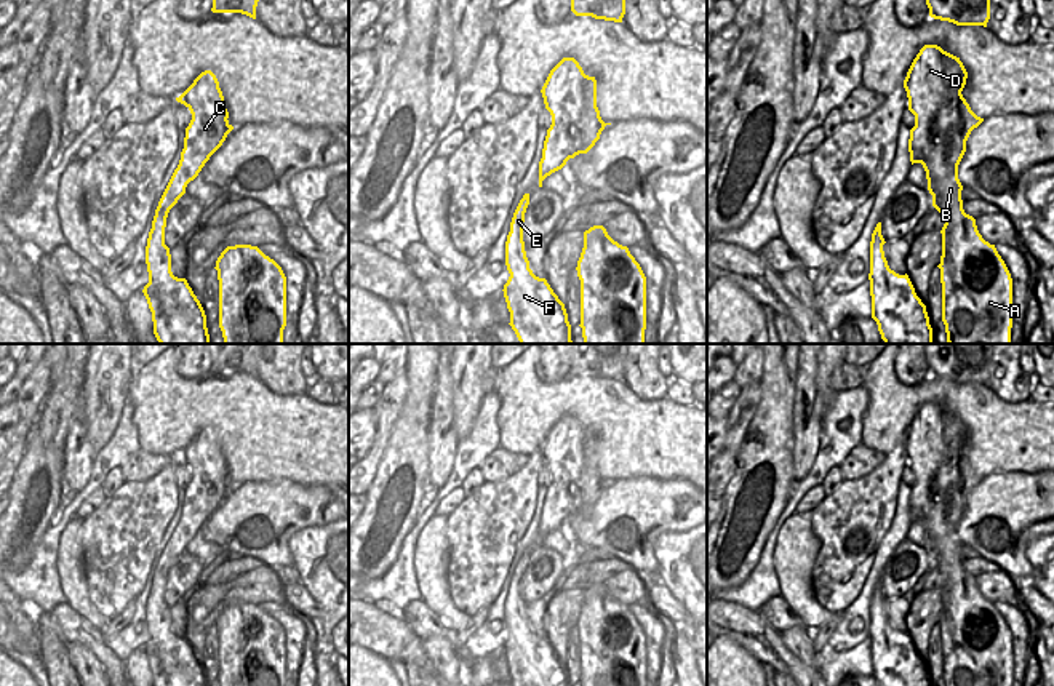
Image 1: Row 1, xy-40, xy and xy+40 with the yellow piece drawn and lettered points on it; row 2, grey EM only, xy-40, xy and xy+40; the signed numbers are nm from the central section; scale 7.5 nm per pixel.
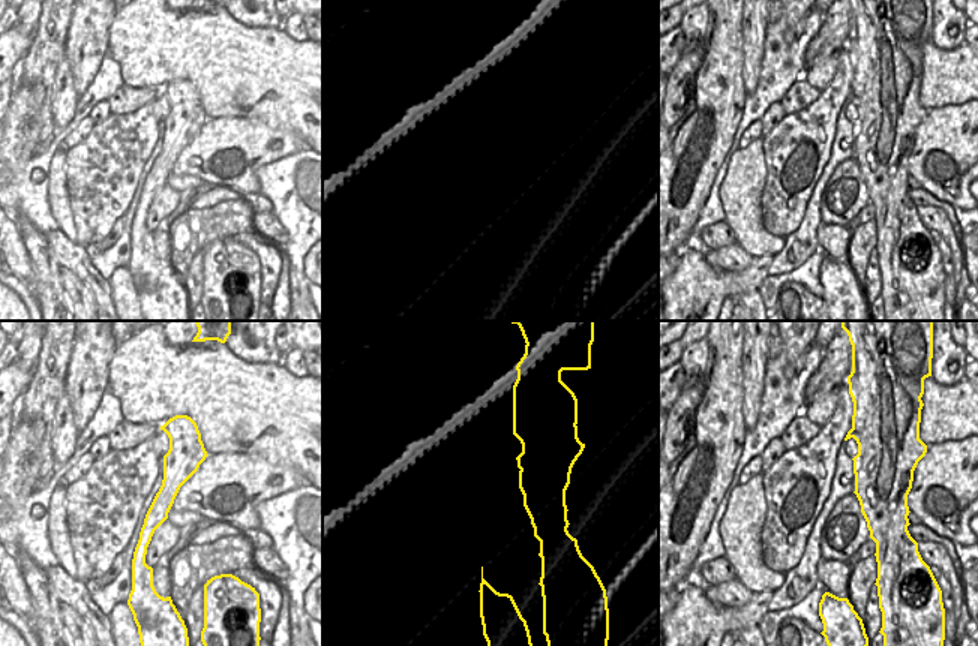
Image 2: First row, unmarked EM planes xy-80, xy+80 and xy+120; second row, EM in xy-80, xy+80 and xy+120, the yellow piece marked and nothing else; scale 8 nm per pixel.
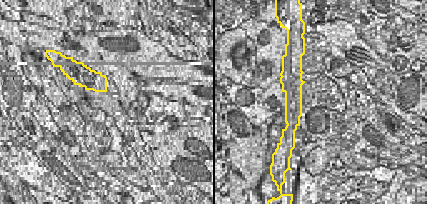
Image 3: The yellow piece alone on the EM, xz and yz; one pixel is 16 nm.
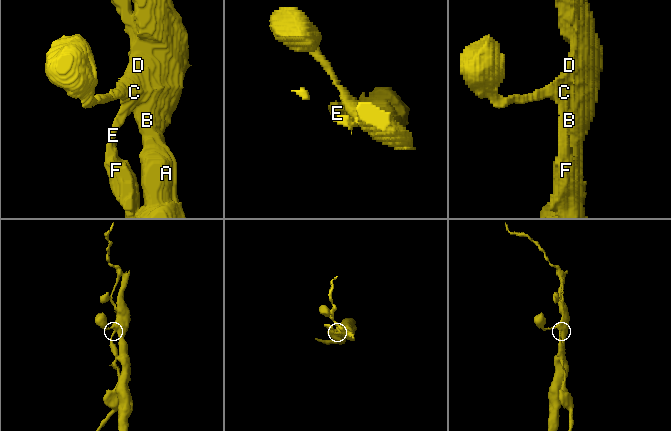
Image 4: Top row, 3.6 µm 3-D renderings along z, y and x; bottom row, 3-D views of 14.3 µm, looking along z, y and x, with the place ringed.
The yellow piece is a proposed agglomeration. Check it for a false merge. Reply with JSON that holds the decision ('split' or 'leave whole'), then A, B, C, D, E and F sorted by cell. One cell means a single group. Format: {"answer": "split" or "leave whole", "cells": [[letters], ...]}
{"answer": "split", "cells": [["A", "B"], ["C", "D", "E", "F"]]}

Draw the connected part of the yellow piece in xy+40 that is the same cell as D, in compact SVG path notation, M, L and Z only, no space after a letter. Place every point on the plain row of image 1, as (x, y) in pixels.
M924 403L904 438L908 469L915 473L915 485L910 488L908 497L912 523L921 521L929 507L928 480L934 472L928 467L926 453L929 451L936 461L942 461L942 409L937 403Z

